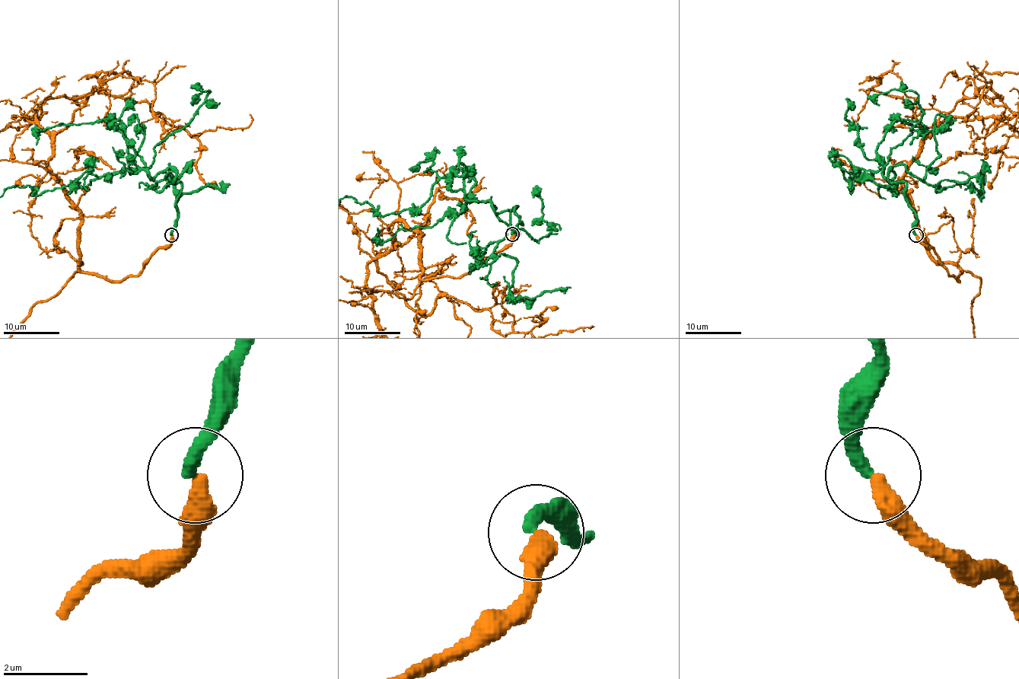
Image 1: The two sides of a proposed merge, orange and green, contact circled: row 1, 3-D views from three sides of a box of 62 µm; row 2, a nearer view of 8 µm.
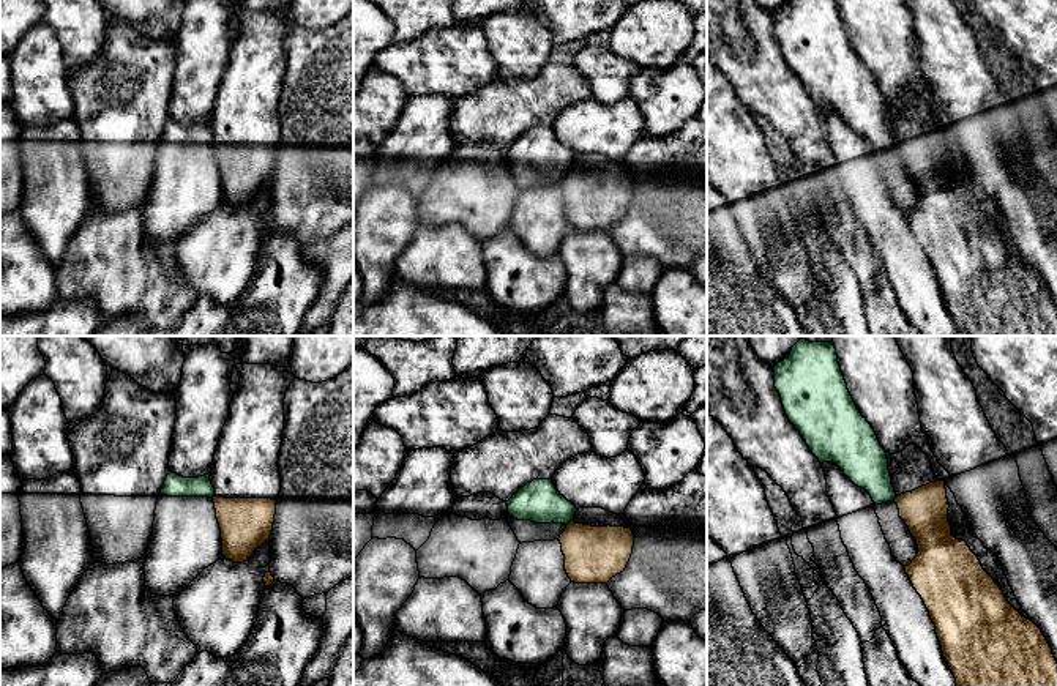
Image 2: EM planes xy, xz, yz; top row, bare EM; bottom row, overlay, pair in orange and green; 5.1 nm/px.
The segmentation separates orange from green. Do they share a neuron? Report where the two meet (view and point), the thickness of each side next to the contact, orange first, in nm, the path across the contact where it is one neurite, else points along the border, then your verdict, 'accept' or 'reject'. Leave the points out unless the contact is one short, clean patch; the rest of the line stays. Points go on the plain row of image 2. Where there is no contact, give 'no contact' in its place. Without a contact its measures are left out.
xz (570, 169) | 280/220 nm | along xz (573, 164), (567, 172) | reject

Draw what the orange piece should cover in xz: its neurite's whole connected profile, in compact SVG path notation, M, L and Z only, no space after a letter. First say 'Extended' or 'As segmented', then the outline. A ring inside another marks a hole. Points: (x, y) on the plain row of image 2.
Extended. M579 155L558 188L571 229L607 230L625 218L634 181L625 161Z

